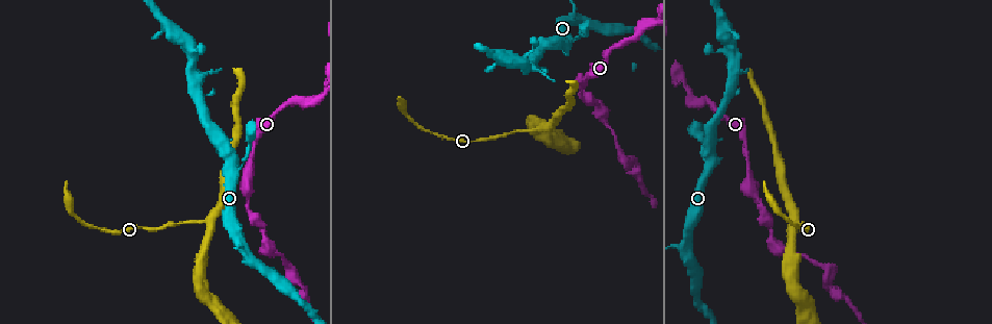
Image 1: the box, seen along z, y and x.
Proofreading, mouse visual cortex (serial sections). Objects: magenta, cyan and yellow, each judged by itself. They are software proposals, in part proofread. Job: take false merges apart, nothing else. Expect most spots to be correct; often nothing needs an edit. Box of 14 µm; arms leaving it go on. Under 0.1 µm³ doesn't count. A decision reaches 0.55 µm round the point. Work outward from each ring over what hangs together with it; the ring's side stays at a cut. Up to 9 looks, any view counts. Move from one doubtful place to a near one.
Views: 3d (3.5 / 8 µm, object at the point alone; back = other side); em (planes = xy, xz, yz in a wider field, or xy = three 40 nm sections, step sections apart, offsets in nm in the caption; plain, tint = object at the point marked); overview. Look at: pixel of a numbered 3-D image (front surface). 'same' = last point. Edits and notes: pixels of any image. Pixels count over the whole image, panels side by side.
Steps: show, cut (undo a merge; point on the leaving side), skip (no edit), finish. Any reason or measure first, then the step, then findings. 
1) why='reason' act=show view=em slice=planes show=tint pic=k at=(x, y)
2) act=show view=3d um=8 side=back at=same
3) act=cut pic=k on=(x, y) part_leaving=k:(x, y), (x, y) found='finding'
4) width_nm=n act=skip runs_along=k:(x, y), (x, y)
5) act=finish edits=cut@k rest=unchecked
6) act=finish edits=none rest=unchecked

act=show view=3d um=3.5 pic=1 at=(687, 239)

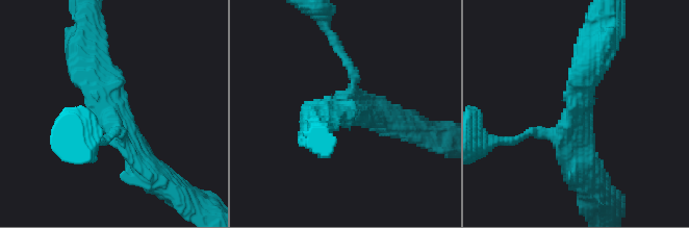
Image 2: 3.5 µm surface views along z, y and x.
arms=3 arm_widths_nm=150,350,450 act=show view=em slice=xy step=5 show=tint pic=2 at=(119, 112)

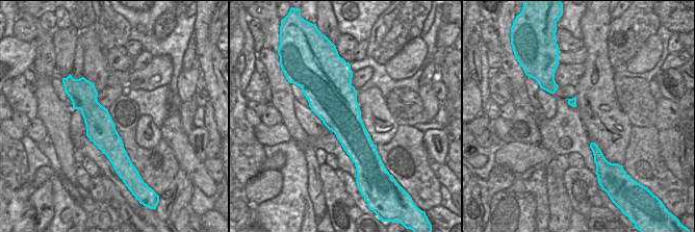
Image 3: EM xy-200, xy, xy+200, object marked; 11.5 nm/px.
why='another direction' act=show view=em slice=xy step=2 show=tint at=same

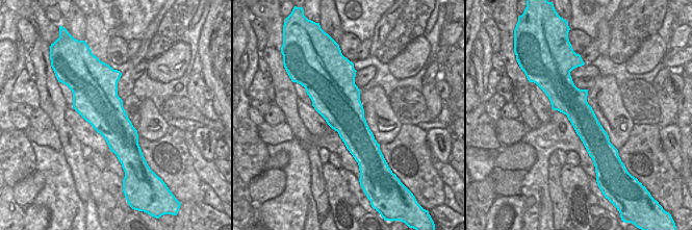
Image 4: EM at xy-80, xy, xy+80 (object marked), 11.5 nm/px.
act=skip found='continuous, no second cell'

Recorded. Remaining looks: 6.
why='three arms meet' act=show view=3d um=3.5 pic=1 at=(566, 40)

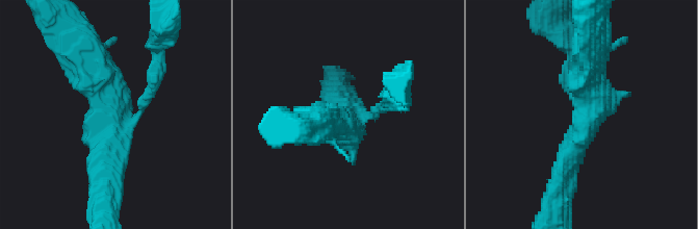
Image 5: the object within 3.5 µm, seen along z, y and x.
act=show view=em slice=planes show=tint pic=5 at=(109, 123)

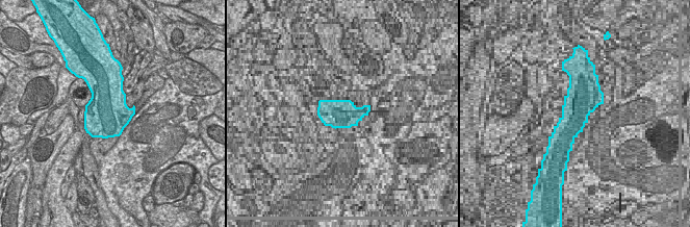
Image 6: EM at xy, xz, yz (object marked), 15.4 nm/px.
width_nm=700 act=skip runs_along=5:(560, 187), (595, 105), (589, 60) found='one cell here'

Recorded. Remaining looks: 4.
why='a fork' act=show view=em slice=xy step=5 show=tint pic=1 at=(794, 220)

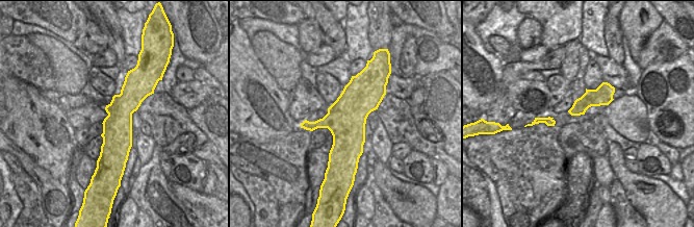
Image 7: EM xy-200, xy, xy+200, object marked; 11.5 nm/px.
why='wider look' act=show view=3d um=3.5 at=same

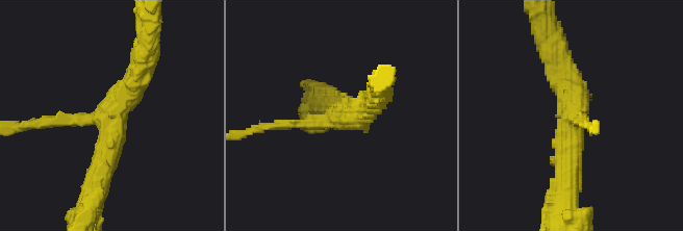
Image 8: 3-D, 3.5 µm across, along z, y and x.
act=skip runs_along=8:(40, 125), (107, 114), (98, 182) found='all the same cell'

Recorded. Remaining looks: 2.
act=finish edits=none rest=unchecked

